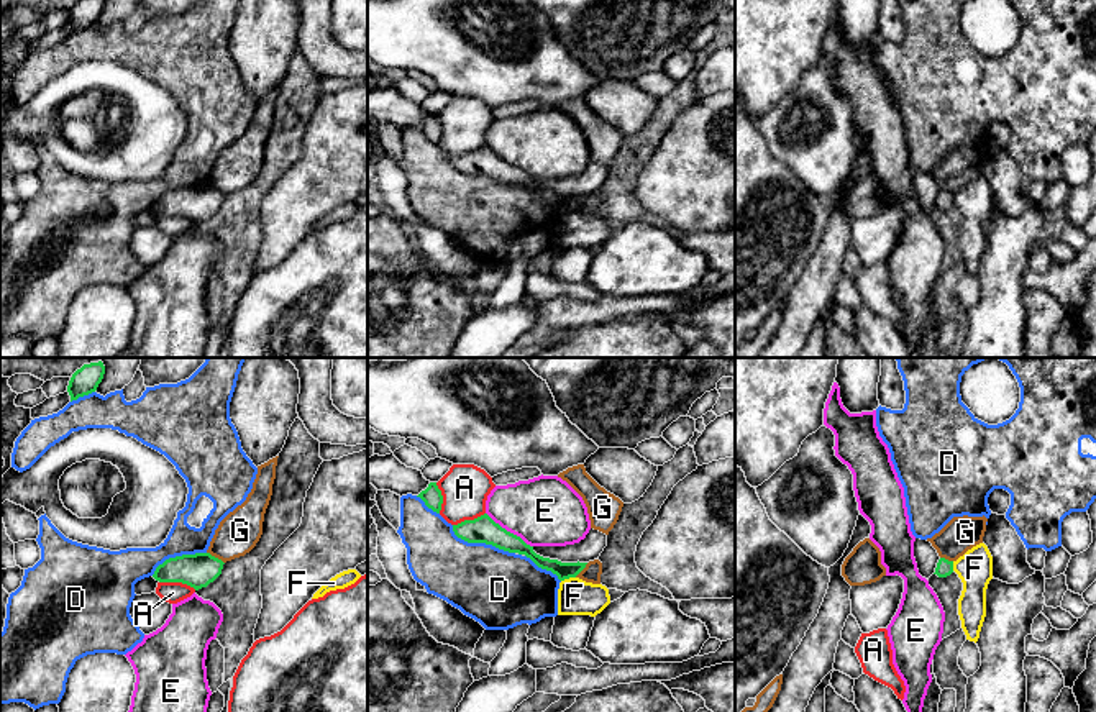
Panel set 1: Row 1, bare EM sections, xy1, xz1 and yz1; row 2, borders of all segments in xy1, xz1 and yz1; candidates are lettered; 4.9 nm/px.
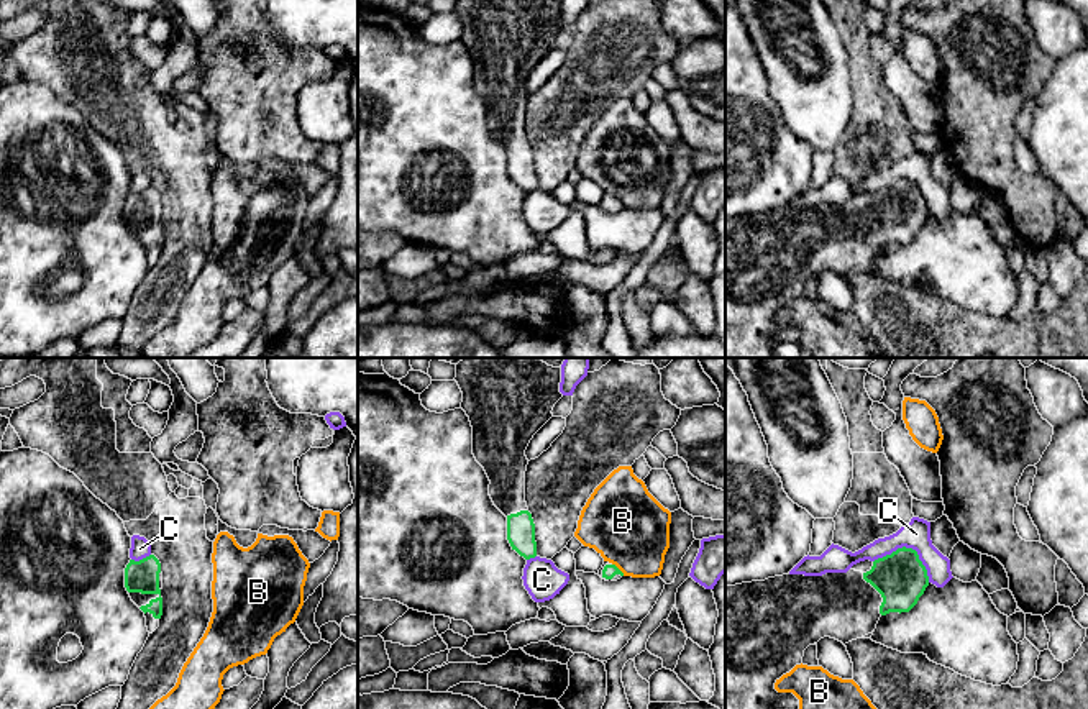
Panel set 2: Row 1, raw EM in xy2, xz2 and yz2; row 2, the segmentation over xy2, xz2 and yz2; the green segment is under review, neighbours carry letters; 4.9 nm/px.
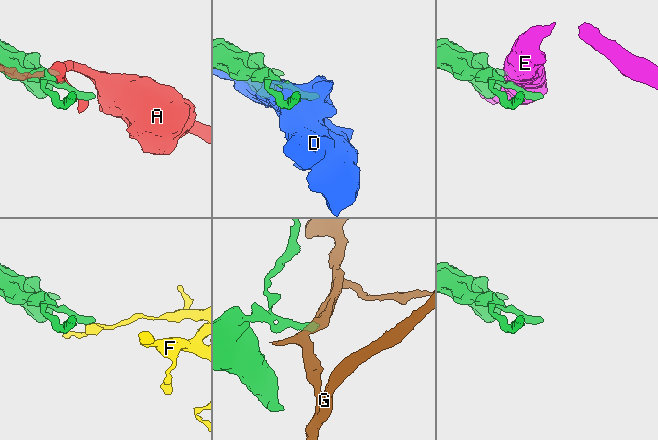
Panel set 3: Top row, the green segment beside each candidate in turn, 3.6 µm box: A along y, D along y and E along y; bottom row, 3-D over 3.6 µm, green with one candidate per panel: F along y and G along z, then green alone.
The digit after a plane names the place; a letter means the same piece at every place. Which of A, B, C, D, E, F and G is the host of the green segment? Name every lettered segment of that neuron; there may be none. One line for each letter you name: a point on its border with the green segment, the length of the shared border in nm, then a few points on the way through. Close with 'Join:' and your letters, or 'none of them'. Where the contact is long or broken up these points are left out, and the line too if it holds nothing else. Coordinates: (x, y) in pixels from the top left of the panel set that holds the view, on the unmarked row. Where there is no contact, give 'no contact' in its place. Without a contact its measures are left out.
Join: none of them

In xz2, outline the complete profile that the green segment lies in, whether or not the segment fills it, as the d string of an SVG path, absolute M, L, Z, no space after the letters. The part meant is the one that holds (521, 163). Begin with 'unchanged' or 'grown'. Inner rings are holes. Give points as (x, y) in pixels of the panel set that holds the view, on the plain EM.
grown; M456 0L455 13L463 25L461 41L473 59L473 87L491 113L494 138L507 149L507 172L525 192L535 190L535 156L525 135L525 82L563 30L561 0Z

